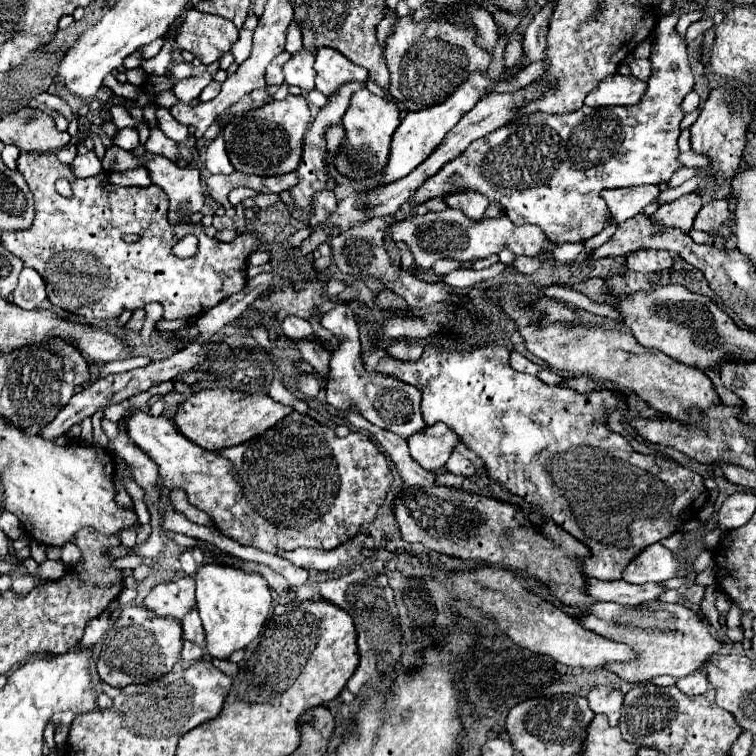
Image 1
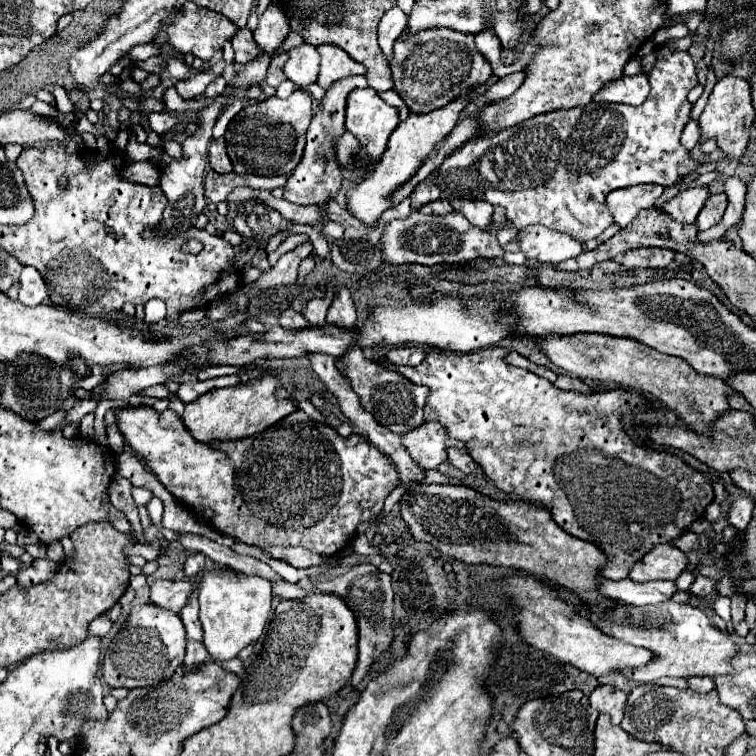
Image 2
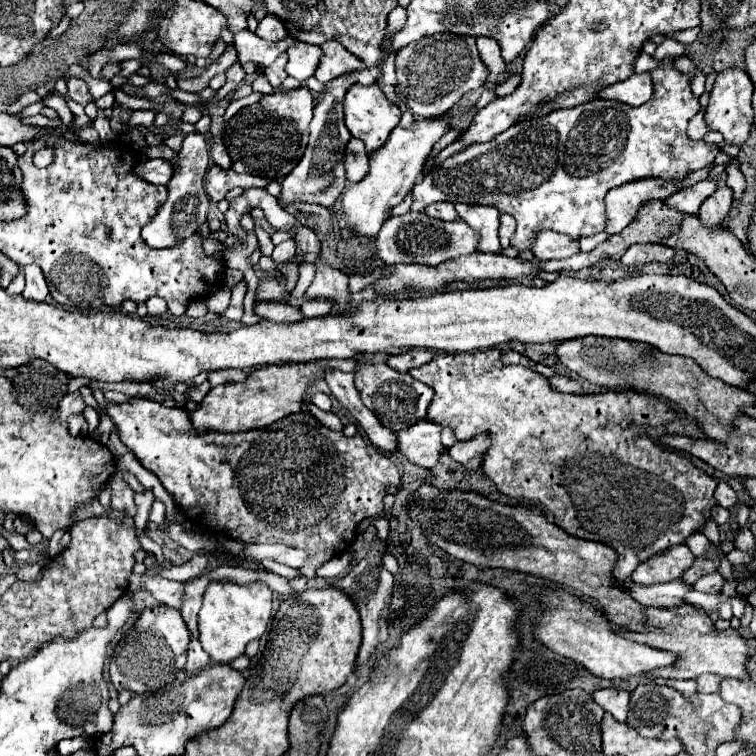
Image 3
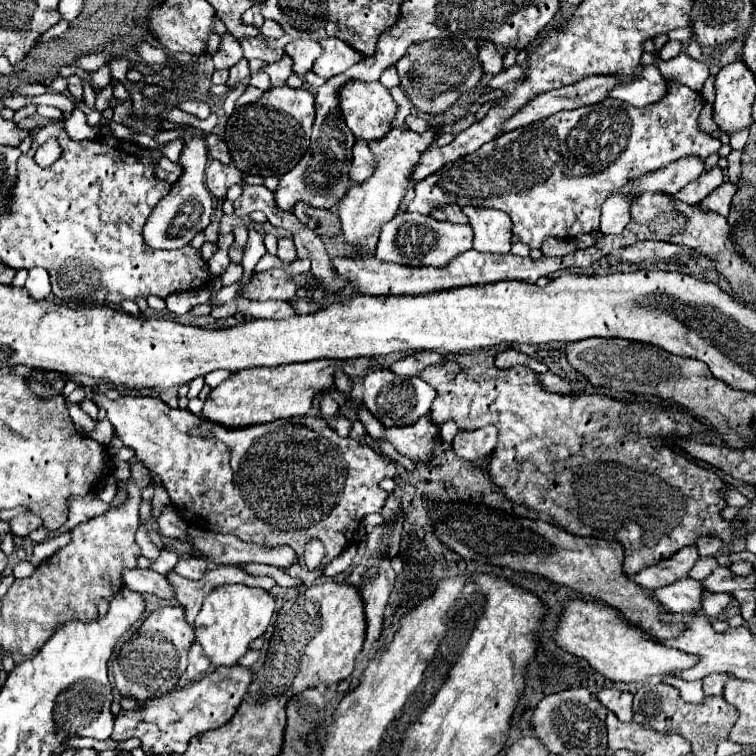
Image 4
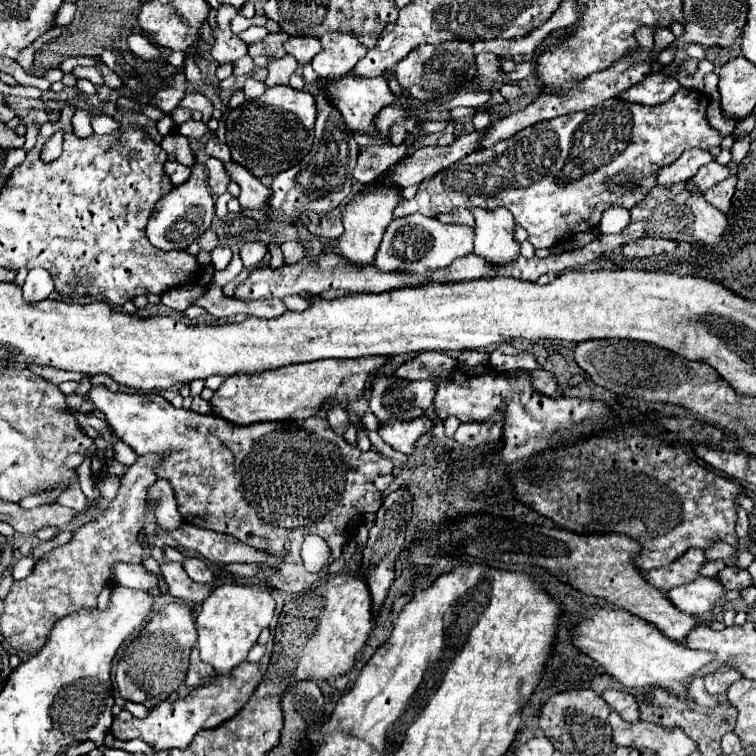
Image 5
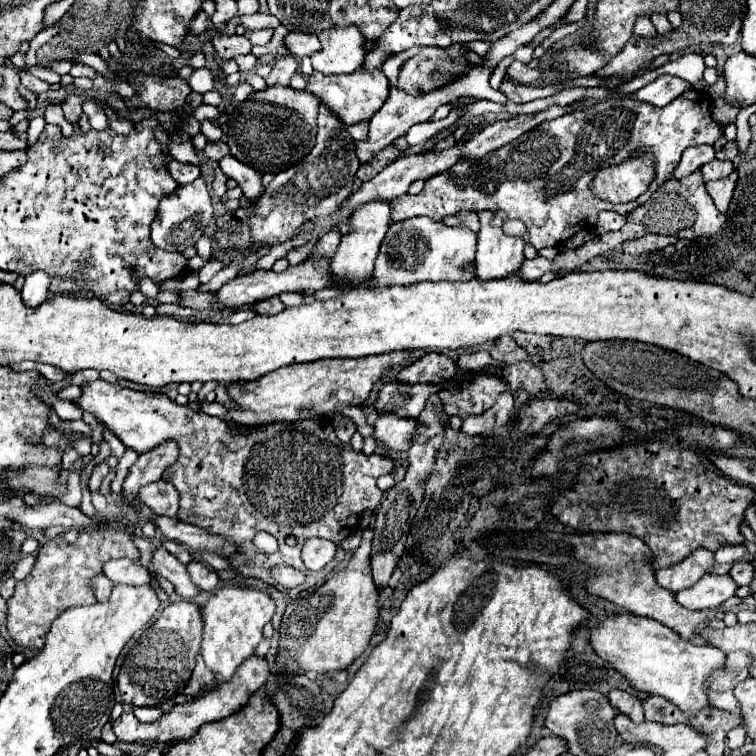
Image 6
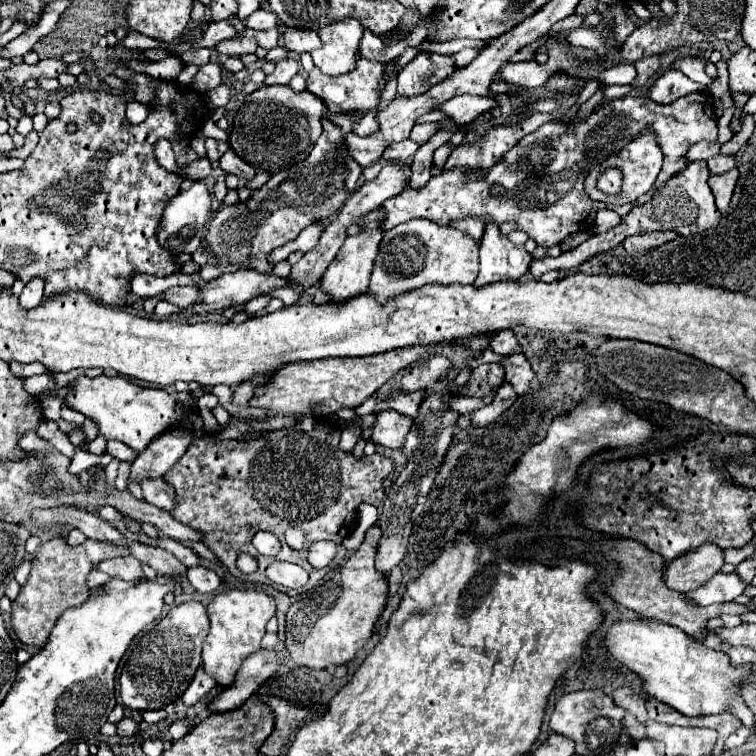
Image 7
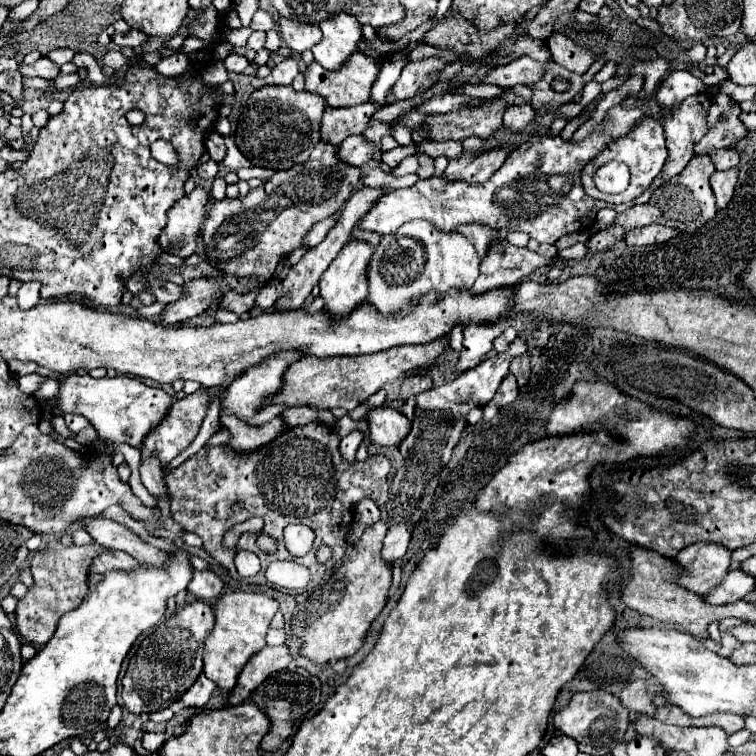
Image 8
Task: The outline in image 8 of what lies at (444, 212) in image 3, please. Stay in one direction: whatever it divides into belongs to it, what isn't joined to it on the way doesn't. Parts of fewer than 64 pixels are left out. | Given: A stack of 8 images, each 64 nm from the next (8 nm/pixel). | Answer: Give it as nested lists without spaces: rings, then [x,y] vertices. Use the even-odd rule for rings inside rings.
[[[466,224],[466,226],[458,226],[456,230],[472,240],[472,244],[476,246],[476,252],[478,252],[480,258],[486,256],[486,248],[490,246],[490,240],[498,238],[498,232],[492,230],[492,228],[486,228],[484,224],[470,224],[470,226]]]

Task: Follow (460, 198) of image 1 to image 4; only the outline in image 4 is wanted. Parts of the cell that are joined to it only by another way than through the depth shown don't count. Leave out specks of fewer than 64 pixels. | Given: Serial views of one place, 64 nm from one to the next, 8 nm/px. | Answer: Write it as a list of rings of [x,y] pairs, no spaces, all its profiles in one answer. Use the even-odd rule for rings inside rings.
[[[464,206],[462,212],[468,216],[474,230],[474,250],[490,254],[508,254],[512,240],[512,220],[506,212],[492,208]]]

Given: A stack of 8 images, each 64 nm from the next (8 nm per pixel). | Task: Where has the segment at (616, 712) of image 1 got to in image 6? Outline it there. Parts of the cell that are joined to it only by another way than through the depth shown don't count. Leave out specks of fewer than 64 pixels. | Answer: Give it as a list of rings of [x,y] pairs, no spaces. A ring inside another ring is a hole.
[[[610,690],[610,692],[608,692],[608,700],[610,700],[610,704],[612,704],[618,712],[626,714],[632,722],[636,722],[636,724],[644,722],[642,702],[640,702],[638,696],[634,696],[634,694],[626,692],[626,690]]]

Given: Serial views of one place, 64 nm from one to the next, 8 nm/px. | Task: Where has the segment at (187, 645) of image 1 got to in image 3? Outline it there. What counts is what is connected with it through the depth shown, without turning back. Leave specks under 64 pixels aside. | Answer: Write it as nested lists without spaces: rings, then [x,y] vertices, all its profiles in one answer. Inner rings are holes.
[[[192,638],[192,640],[190,640],[190,646],[188,646],[186,670],[194,674],[194,672],[198,672],[198,670],[202,670],[202,668],[206,668],[206,666],[210,666],[210,656],[208,656],[208,652],[200,646],[198,638]]]

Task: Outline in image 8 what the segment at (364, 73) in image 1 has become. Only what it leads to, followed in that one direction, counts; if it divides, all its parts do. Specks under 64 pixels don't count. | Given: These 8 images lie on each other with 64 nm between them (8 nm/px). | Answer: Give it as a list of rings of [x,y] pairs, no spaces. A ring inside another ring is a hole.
[[[338,12],[330,20],[320,24],[322,42],[312,48],[314,60],[328,72],[336,72],[350,54],[358,52],[362,38],[362,24],[346,12]]]

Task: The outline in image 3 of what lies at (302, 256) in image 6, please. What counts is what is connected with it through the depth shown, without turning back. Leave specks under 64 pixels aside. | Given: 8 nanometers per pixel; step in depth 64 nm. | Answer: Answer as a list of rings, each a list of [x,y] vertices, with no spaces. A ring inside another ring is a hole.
[[[286,240],[282,244],[278,244],[272,252],[272,260],[274,262],[286,262],[288,258],[292,258],[296,254],[296,246],[294,246],[294,240]]]

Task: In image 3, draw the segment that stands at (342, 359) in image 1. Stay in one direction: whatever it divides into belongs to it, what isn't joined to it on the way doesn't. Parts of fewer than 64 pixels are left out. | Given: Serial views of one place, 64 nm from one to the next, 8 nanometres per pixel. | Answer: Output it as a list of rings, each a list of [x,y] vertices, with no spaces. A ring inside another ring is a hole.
[[[320,260],[316,262],[316,278],[306,290],[306,294],[320,294],[324,298],[332,298],[336,306],[332,306],[334,314],[344,314],[354,310],[350,306],[350,290],[348,290],[348,276],[322,264]],[[360,362],[354,372],[354,384],[362,396],[364,406],[376,414],[376,418],[382,422],[382,426],[386,426],[394,432],[404,430],[404,428],[416,424],[418,420],[424,420],[428,404],[434,396],[434,390],[430,386],[414,380],[410,374],[394,372],[388,364]]]

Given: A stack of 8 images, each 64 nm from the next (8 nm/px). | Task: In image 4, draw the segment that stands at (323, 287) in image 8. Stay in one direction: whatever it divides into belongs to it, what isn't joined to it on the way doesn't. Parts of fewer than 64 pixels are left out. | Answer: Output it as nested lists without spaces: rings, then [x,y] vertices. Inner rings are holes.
[[[432,124],[422,134],[402,130],[402,128],[392,128],[382,140],[368,143],[374,154],[376,170],[362,184],[350,186],[346,196],[340,200],[340,208],[338,208],[346,244],[356,246],[358,250],[374,250],[376,248],[378,232],[380,232],[382,224],[386,224],[398,212],[398,206],[404,200],[406,188],[410,186],[410,174],[412,174],[414,166],[418,164],[422,152],[428,150],[430,144],[434,142],[436,132],[440,132],[440,126],[436,126],[436,124]]]

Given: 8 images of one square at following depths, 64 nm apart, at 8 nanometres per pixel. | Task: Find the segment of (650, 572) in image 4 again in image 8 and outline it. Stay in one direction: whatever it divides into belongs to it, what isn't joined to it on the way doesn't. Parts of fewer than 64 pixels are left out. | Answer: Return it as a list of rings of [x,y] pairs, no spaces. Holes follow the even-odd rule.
[[[698,542],[678,552],[674,562],[682,568],[678,584],[696,594],[708,594],[722,582],[730,566],[730,550],[712,542]]]

